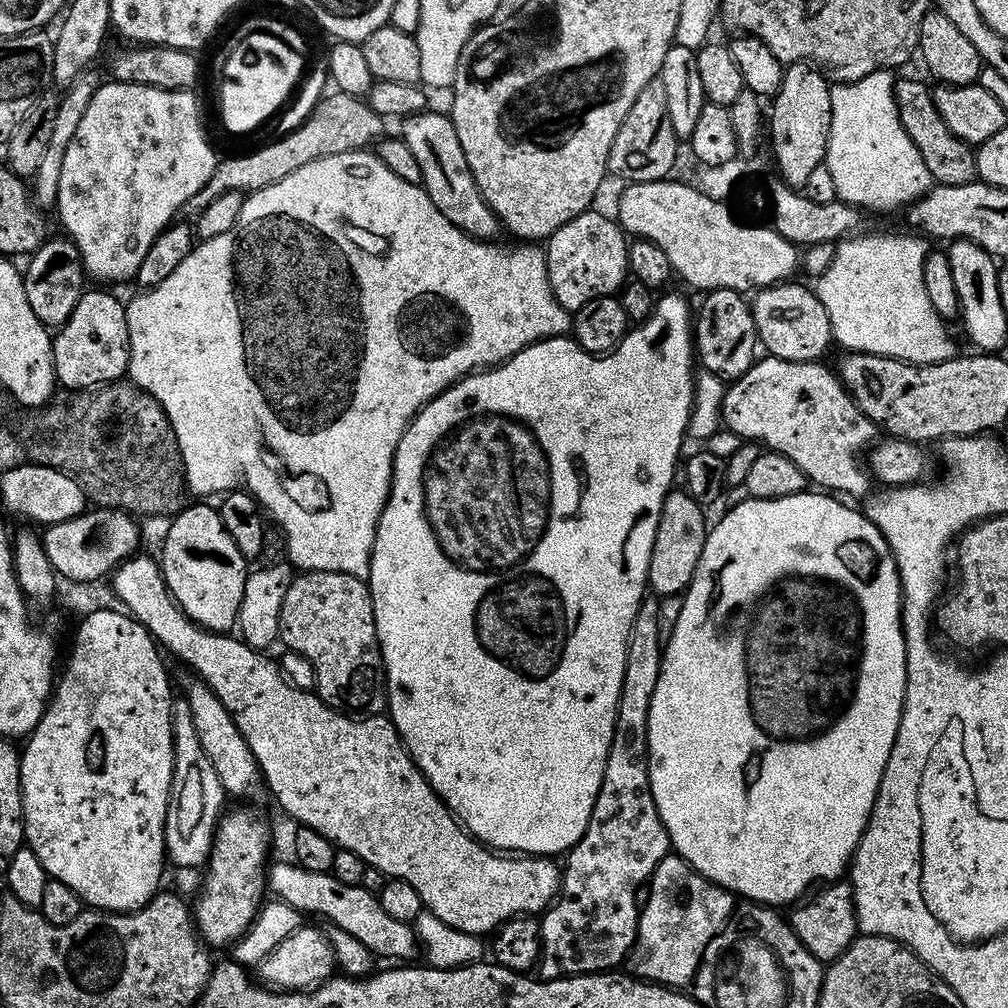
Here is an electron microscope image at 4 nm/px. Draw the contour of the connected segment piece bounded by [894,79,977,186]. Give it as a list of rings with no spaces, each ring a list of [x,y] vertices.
[[[900,80],[894,84],[896,90],[896,105],[902,126],[918,146],[918,154],[922,154],[922,162],[926,162],[926,170],[930,170],[933,181],[936,184],[970,184],[977,179],[976,154],[973,145],[967,144],[962,138],[958,138],[942,122],[942,114],[938,114],[938,106],[932,97],[933,89],[927,88],[920,80]]]

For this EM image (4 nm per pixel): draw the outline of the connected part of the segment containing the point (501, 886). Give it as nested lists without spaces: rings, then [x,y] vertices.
[[[137,554],[125,560],[115,572],[111,573],[111,580],[112,588],[116,591],[117,598],[125,604],[123,607],[127,609],[132,619],[138,621],[159,645],[162,645],[165,649],[168,647],[182,663],[189,664],[196,671],[193,673],[199,679],[203,680],[206,686],[210,686],[210,690],[214,690],[214,694],[220,699],[222,706],[226,706],[226,710],[234,718],[238,730],[242,730],[242,734],[246,738],[246,742],[256,759],[256,767],[259,775],[262,777],[262,780],[268,783],[268,788],[272,791],[273,798],[280,803],[280,808],[286,815],[293,816],[297,820],[295,822],[297,825],[322,834],[326,839],[331,840],[337,849],[345,848],[351,852],[357,852],[367,867],[382,870],[385,877],[410,882],[410,886],[414,886],[414,890],[418,890],[418,894],[422,898],[427,911],[434,913],[446,926],[450,926],[454,930],[462,930],[471,936],[487,937],[489,934],[495,933],[500,925],[515,916],[539,917],[555,904],[557,896],[560,895],[560,885],[562,883],[561,865],[559,863],[556,865],[557,861],[551,856],[497,854],[495,851],[489,850],[485,845],[481,844],[475,836],[471,836],[468,829],[442,803],[439,794],[428,784],[428,779],[421,774],[420,767],[412,761],[412,756],[404,749],[404,744],[400,740],[398,730],[393,726],[391,719],[387,715],[364,714],[359,716],[334,708],[332,705],[324,703],[316,695],[315,691],[306,688],[295,688],[288,680],[288,677],[284,675],[279,663],[275,659],[267,660],[264,657],[267,655],[263,651],[250,647],[250,645],[244,643],[243,639],[237,638],[235,635],[232,637],[232,634],[209,632],[208,629],[193,623],[190,617],[177,606],[175,598],[168,593],[168,587],[164,581],[164,573],[160,571],[160,565],[153,557],[151,560],[148,556]]]

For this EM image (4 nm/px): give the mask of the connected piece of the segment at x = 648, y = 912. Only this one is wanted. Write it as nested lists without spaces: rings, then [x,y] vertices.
[[[675,854],[658,862],[648,884],[650,899],[638,912],[636,941],[628,954],[627,971],[645,982],[683,992],[702,1006],[711,1005],[716,998],[718,961],[742,936],[736,926],[716,932],[724,924],[724,916],[734,914],[737,897],[695,872]]]

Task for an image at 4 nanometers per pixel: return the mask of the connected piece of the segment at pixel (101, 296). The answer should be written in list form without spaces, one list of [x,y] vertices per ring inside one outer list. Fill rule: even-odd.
[[[84,290],[73,312],[52,336],[52,365],[57,381],[68,390],[94,388],[121,379],[128,370],[125,301],[112,292]]]

